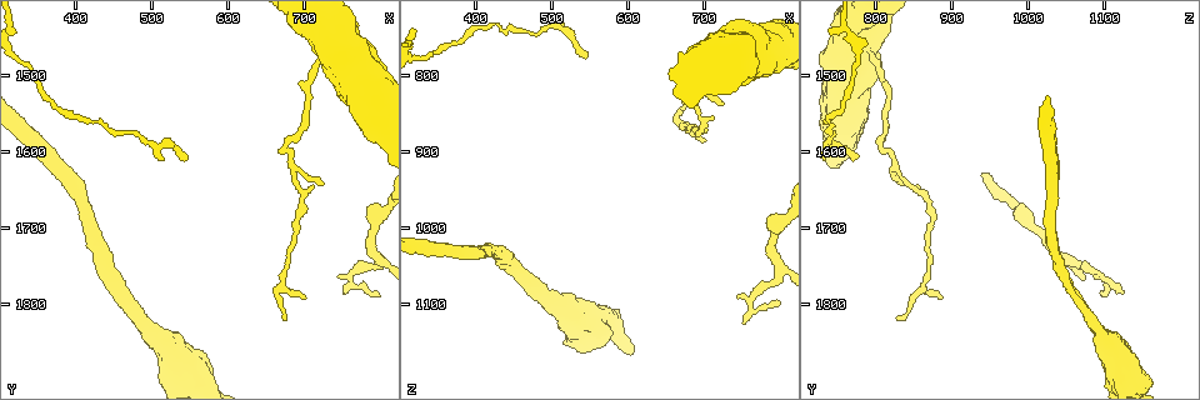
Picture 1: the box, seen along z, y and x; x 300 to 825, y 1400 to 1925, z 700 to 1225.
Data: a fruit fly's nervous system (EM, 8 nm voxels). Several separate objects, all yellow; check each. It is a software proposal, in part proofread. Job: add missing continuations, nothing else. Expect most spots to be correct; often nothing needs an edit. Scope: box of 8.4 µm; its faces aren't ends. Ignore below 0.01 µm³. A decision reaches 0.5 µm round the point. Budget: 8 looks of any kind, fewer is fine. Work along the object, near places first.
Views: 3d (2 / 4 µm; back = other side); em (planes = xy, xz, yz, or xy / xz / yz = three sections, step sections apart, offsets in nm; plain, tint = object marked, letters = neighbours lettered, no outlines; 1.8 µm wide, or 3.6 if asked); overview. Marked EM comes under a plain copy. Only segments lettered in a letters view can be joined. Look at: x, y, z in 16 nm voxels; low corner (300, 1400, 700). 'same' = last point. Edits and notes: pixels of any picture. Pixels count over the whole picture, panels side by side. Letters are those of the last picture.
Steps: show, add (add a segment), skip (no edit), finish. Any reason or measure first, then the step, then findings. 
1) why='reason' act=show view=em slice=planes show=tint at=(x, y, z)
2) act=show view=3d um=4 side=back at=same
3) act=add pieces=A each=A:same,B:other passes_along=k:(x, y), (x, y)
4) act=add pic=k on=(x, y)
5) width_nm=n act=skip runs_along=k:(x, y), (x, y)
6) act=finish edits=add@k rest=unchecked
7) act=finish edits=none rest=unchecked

why='thick turns thin' act=show view=em um=3.6 slice=xy step=8 show=letters at=(515, 1850, 1105)

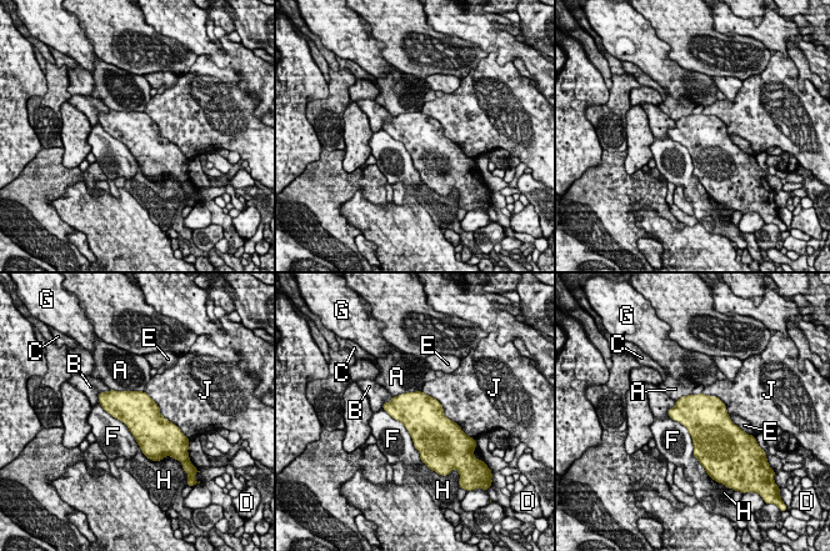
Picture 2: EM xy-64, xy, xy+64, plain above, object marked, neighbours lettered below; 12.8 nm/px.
act=show view=em um=3.6 slice=planes show=letters at=same

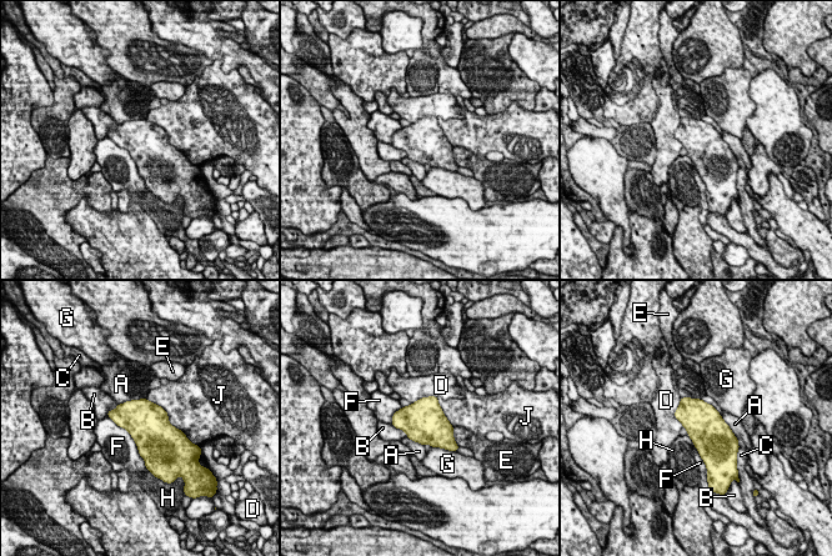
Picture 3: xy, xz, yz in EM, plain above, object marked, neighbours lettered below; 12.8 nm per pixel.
act=skip each=A:other,B:other,C:other,D:other,E:other,F:other,G:other,H:other,J:other border=3:(108, 416), (128, 431), (145, 462) found='none of them fits'

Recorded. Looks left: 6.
why='sharp bend' act=show view=3d um=4 at=(760, 1770, 1105)

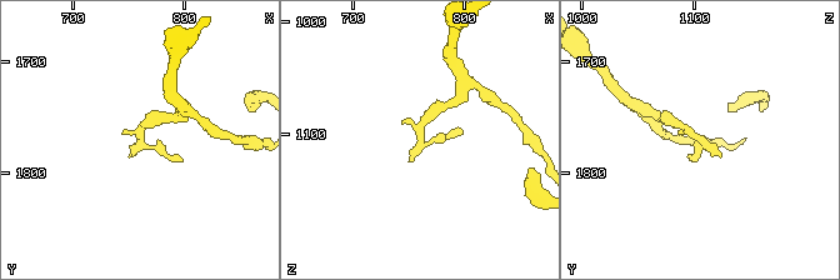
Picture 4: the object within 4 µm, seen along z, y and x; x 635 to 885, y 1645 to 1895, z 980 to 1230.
why='now the EM' act=show view=em slice=planes show=tint at=(762, 1772, 1106)

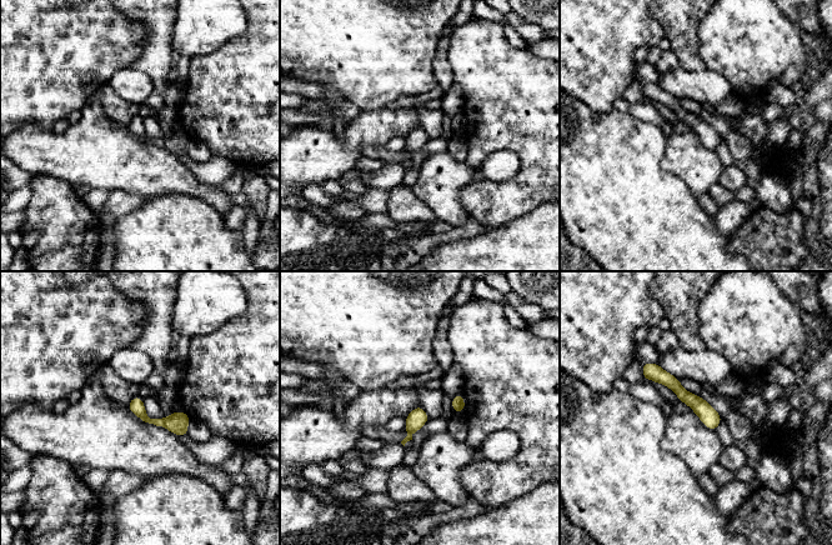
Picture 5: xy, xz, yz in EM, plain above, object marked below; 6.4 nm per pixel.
act=show view=em slice=planes show=letters at=same

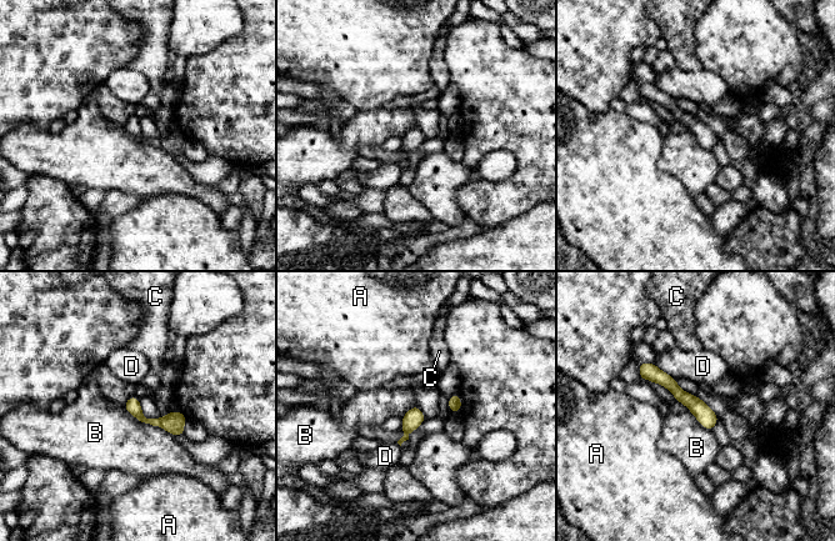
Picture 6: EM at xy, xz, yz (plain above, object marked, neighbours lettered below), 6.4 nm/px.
width_nm=100 act=skip each=A:other,B:other,C:other,D:other runs_along=6:(641, 365), (664, 379), (713, 422) found='none of them fits'

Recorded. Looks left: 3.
why='branch stops here' act=show view=em slice=planes show=letters at=(675, 1820, 830)

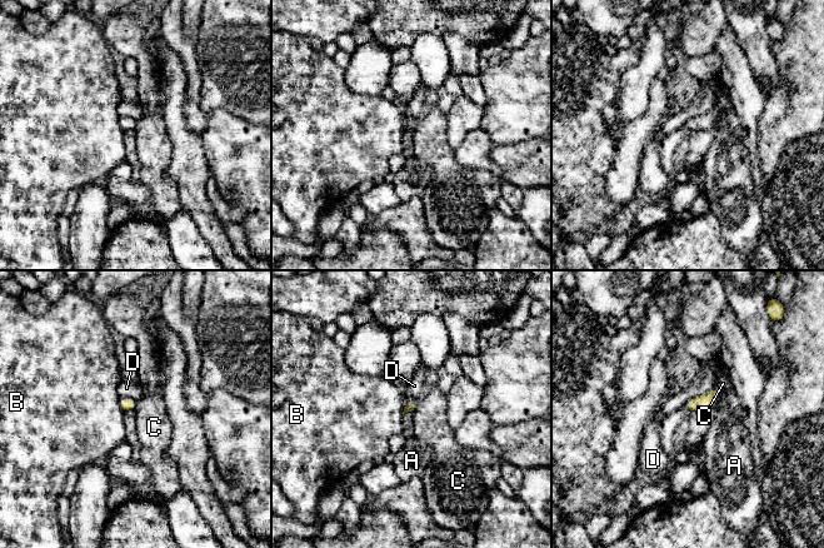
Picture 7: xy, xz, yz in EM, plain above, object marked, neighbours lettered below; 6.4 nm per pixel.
act=skip each=A:other,B:other,C:other,D:other found='no lettered segment goes on from it'

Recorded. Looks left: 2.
act=finish edits=none rest=unchecked

